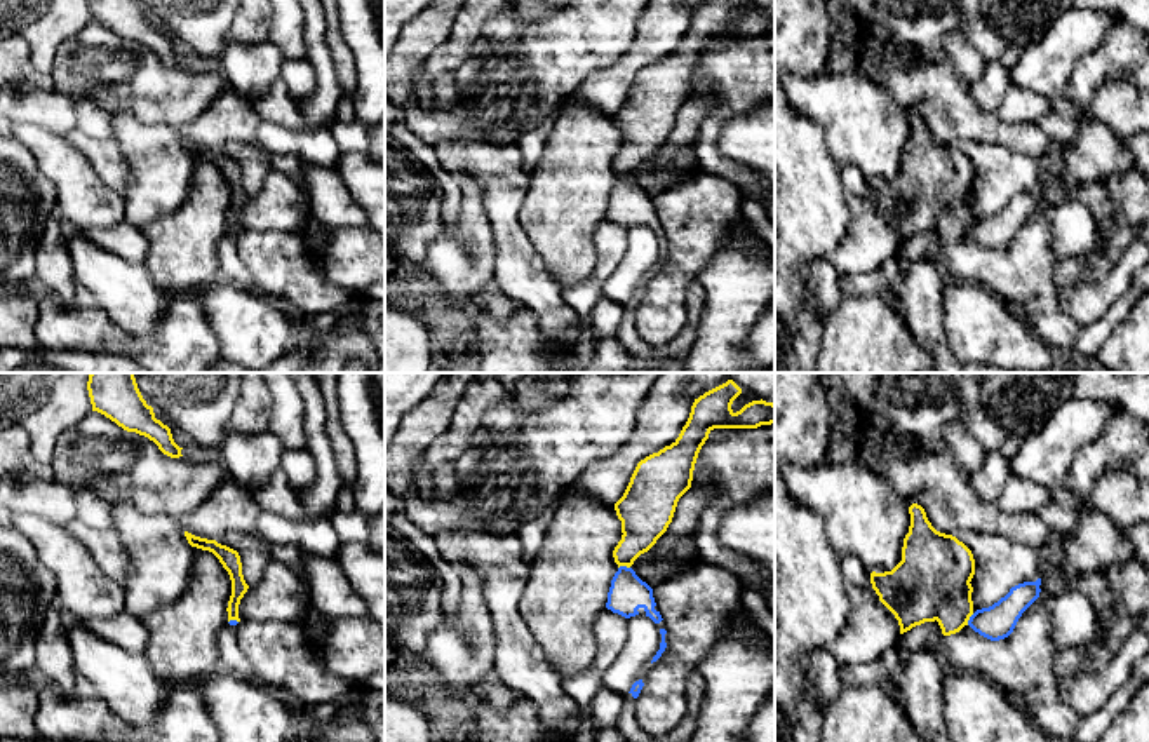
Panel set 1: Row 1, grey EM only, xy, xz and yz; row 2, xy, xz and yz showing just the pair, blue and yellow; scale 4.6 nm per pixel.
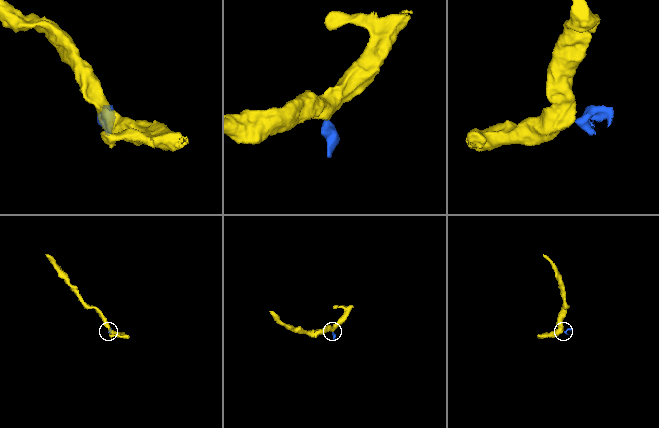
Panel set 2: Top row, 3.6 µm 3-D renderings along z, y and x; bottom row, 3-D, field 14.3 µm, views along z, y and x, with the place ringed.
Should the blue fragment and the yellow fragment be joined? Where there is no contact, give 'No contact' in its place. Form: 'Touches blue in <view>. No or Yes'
Touches blue in xz. Yes

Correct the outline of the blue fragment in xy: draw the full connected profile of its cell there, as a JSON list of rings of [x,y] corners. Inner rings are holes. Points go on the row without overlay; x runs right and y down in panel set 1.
[[[185,141],[185,146],[192,157],[212,162],[219,169],[223,178],[228,181],[230,190],[232,190],[232,206],[226,218],[228,233],[237,235],[240,232],[239,214],[249,199],[242,185],[242,172],[240,172],[239,162],[226,155],[218,153],[216,150],[200,148],[188,141]]]

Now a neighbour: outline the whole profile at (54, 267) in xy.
[[[57,214],[44,228],[35,247],[35,261],[35,275],[50,289],[50,294],[59,303],[73,305],[82,300],[68,247],[68,230]]]

